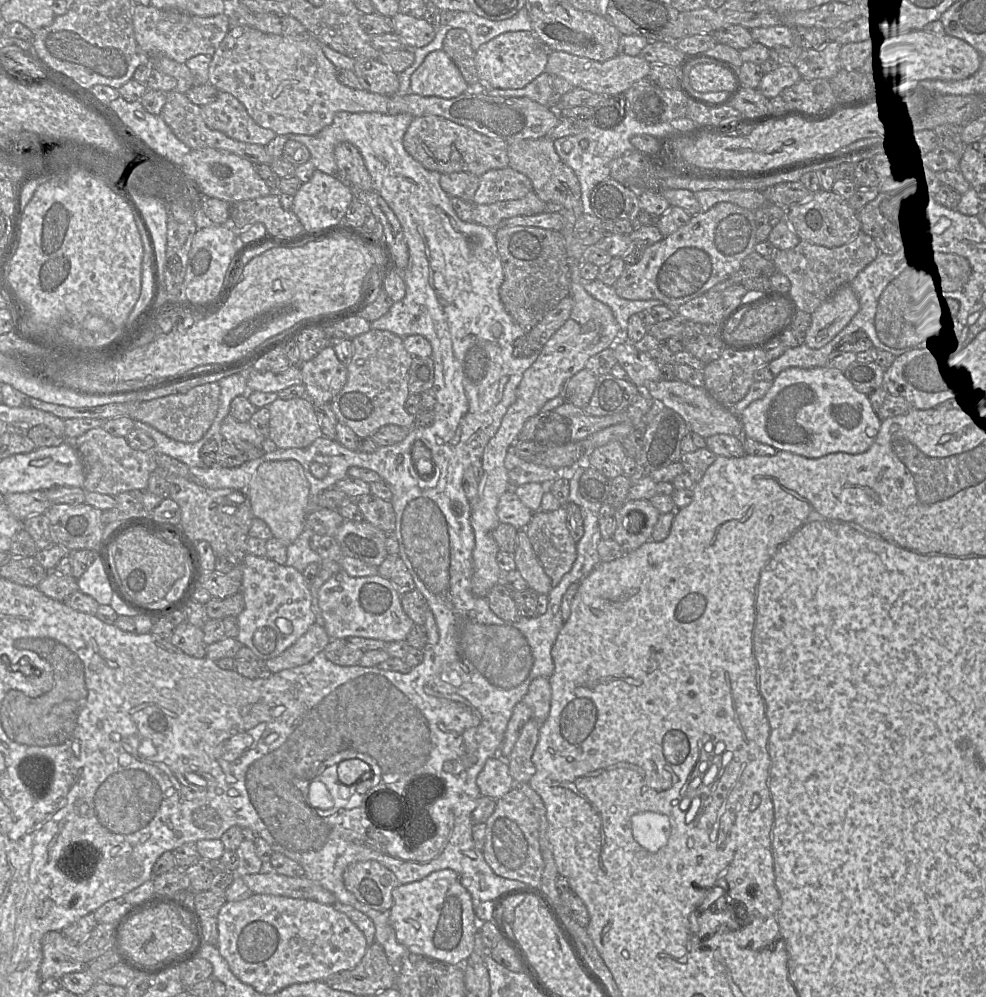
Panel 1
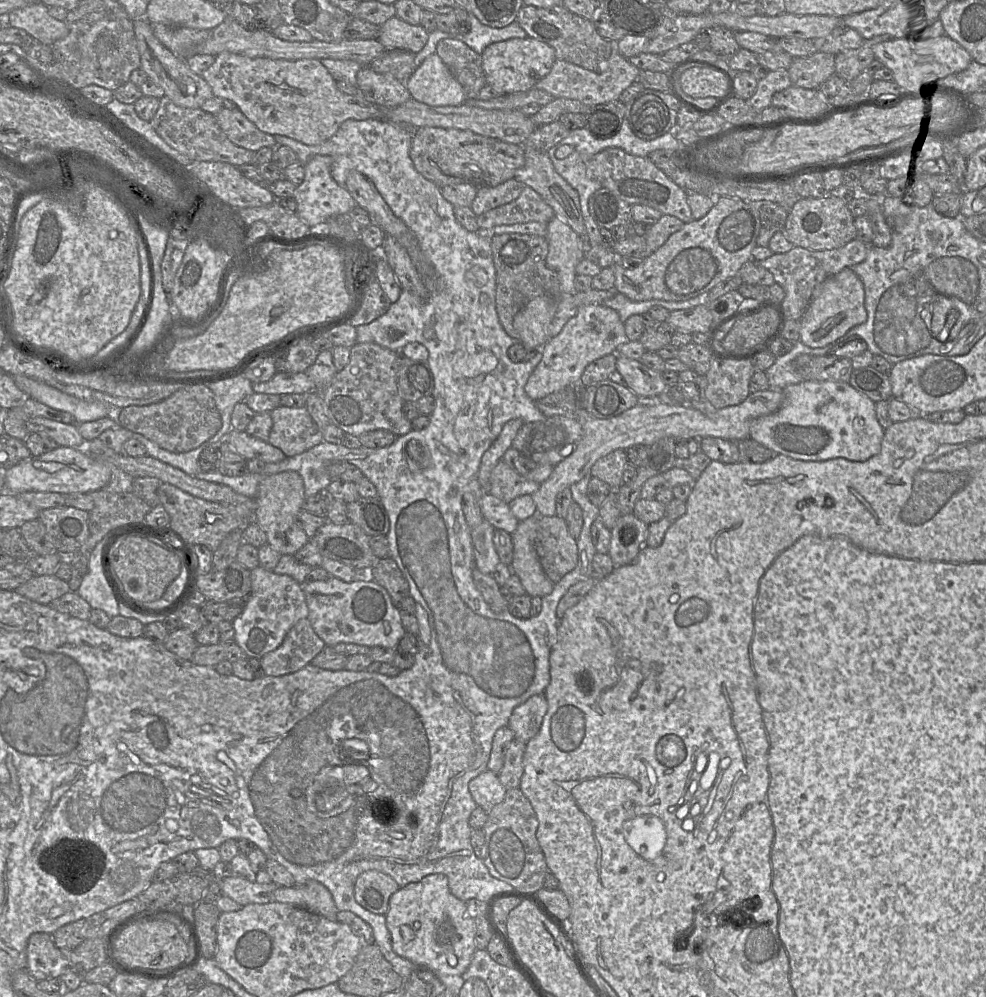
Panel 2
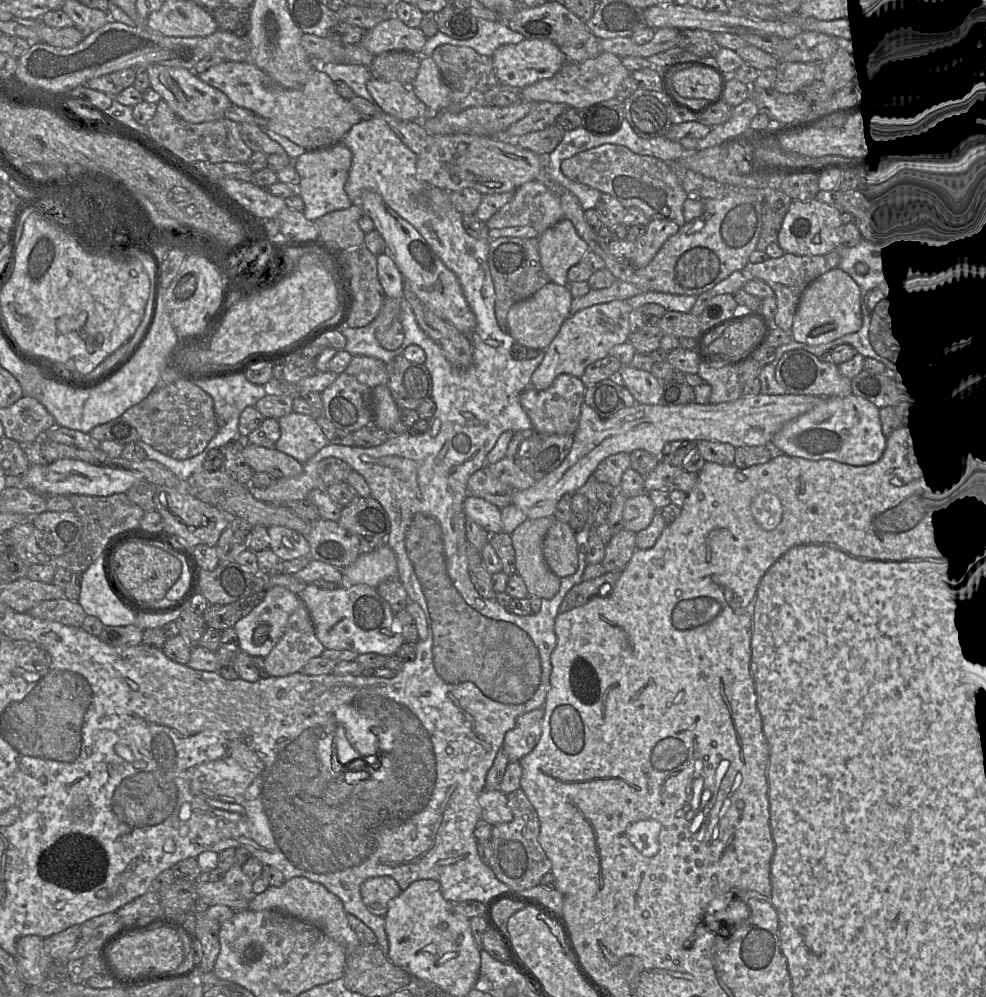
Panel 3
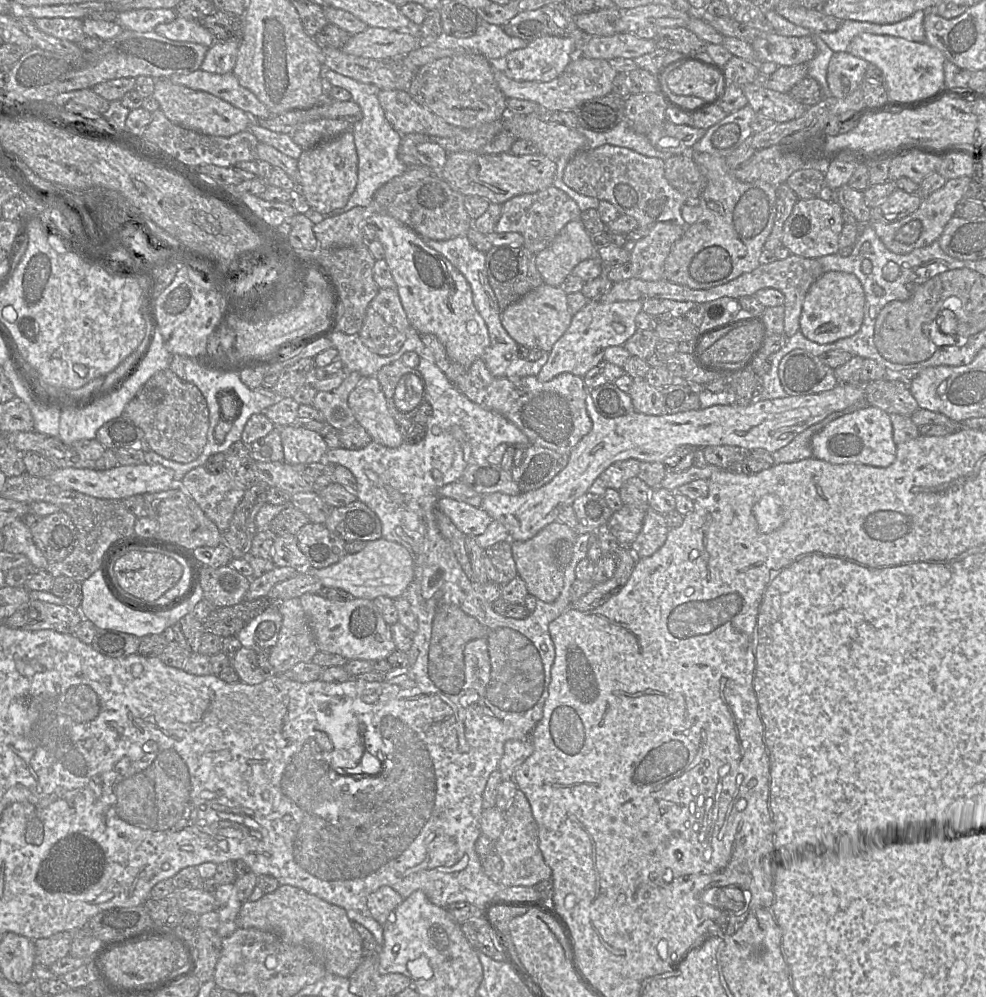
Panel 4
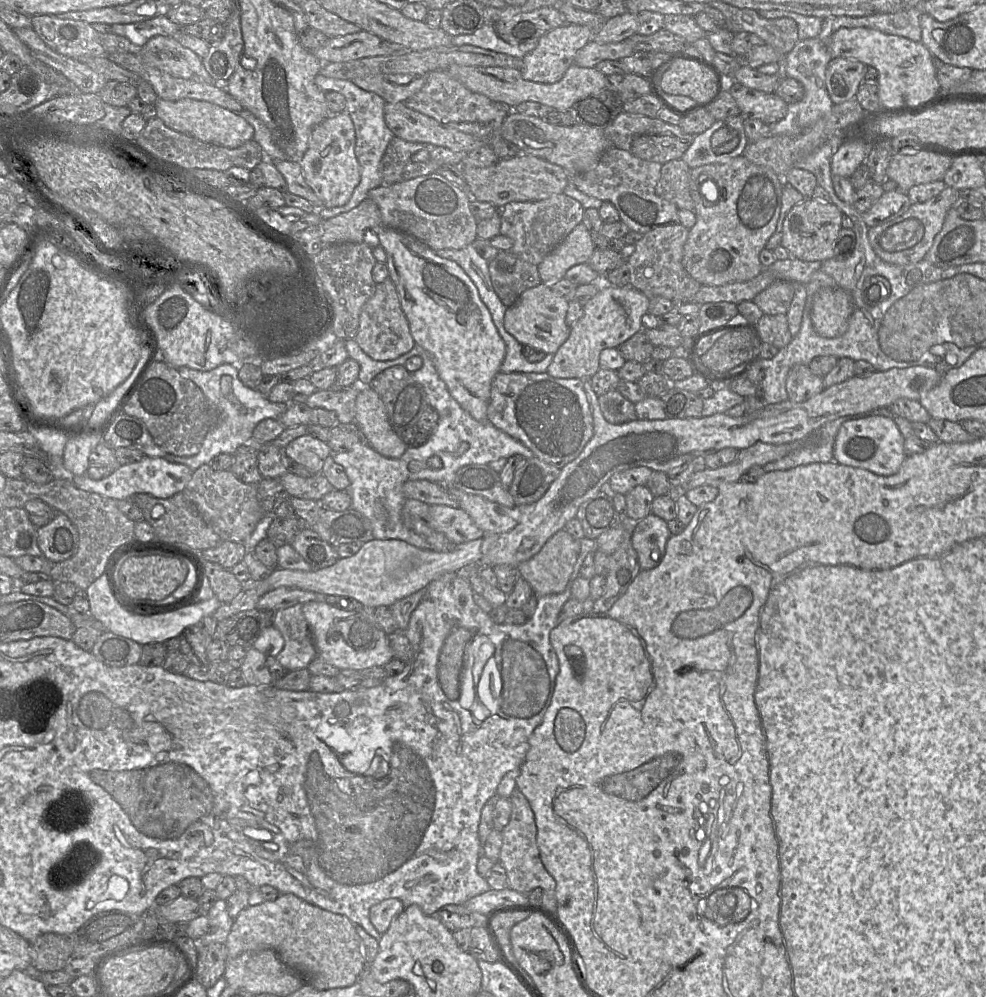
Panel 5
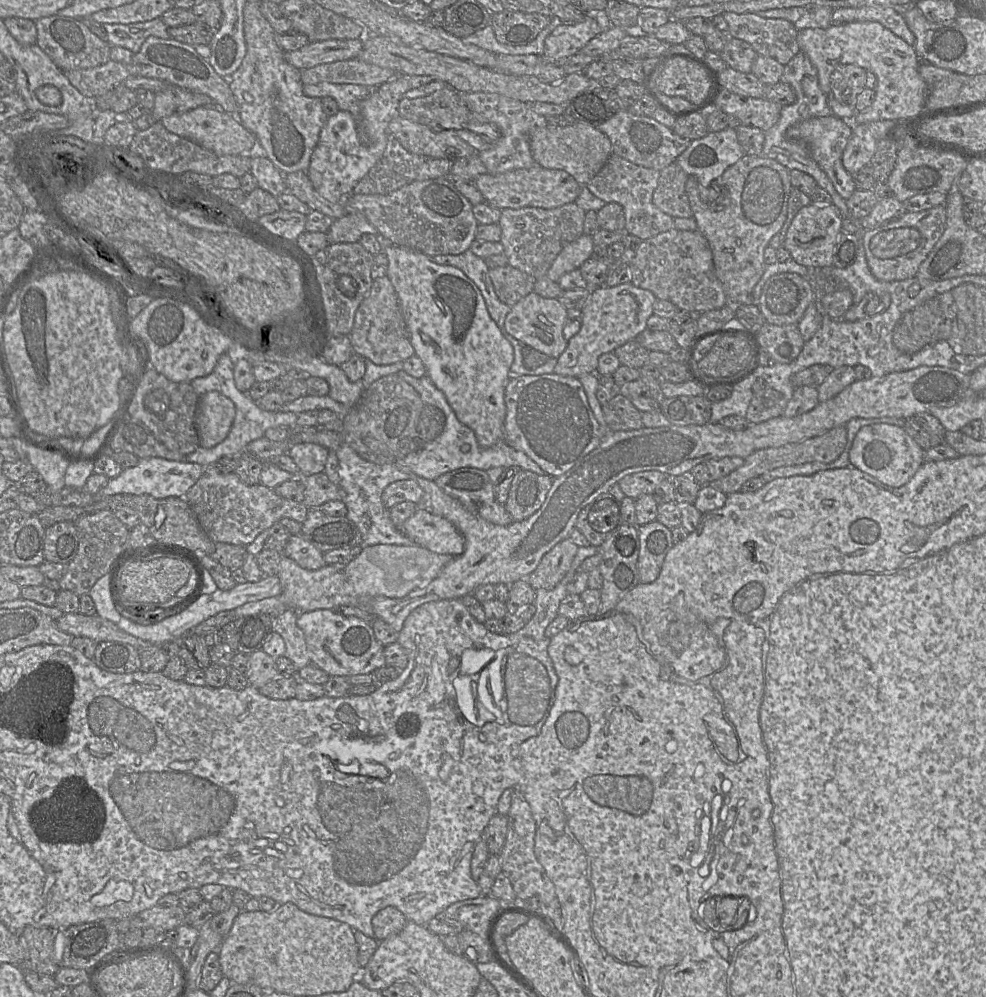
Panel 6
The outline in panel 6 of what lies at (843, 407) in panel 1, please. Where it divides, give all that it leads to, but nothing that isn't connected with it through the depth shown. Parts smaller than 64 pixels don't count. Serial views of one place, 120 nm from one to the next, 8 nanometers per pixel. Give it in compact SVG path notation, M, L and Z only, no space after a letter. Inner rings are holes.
M875 423L863 426L856 434L849 451L850 466L854 466L885 485L905 485L924 463L922 447L901 427Z

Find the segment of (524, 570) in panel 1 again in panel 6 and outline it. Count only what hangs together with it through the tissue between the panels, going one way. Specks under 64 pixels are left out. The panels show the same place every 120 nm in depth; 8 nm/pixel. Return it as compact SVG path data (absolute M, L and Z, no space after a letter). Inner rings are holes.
M569 537L557 543L527 577L529 584L535 590L554 588L570 569L578 548Z

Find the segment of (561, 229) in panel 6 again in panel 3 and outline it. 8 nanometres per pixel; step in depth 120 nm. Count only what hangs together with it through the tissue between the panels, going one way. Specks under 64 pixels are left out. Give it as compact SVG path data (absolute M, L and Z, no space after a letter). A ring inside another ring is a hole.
M534 180L516 189L513 198L485 223L489 230L529 226L541 235L562 219L564 214L557 196Z

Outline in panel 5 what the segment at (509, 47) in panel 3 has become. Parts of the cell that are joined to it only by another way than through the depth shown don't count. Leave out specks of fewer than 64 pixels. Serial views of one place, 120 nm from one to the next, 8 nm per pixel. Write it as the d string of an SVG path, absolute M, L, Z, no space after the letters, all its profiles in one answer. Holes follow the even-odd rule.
M565 23L539 38L534 50L522 58L521 75L524 79L539 83L558 82L574 63L577 52L593 38L593 31L584 25Z

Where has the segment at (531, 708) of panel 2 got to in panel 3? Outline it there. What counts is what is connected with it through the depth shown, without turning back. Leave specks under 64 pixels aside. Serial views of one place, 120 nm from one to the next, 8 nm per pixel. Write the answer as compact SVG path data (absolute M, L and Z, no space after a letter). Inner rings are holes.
M539 708L519 716L514 728L506 732L502 749L509 762L519 761L530 753L541 736L544 709Z

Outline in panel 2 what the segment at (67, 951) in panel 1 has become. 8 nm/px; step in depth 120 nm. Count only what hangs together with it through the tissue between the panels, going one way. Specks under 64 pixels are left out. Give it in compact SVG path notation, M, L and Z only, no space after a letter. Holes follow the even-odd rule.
M33 933L26 947L26 969L36 981L59 978L67 970L73 970L68 953L54 944L50 934Z

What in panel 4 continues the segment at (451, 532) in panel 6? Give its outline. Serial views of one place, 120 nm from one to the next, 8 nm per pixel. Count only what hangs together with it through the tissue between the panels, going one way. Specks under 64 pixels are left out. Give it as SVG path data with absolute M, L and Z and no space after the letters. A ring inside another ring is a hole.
M440 497L437 508L466 536L483 534L492 521L482 508L452 498Z

